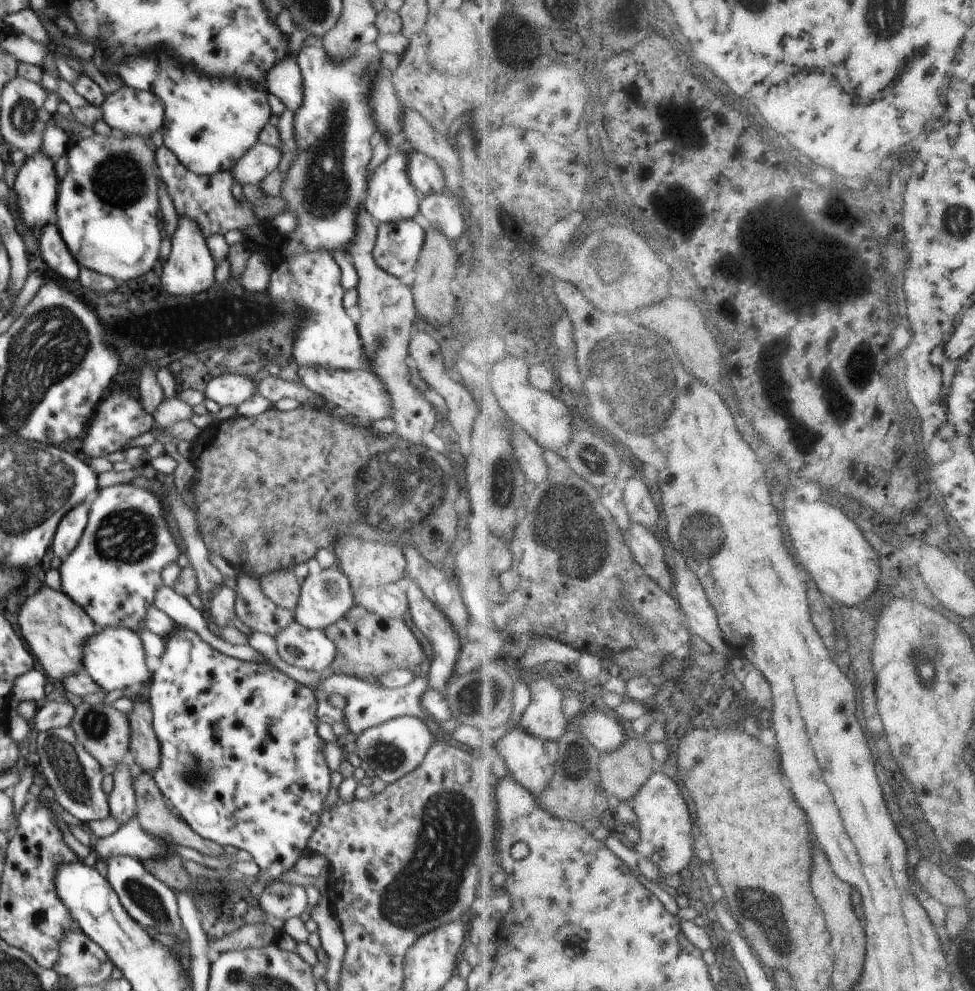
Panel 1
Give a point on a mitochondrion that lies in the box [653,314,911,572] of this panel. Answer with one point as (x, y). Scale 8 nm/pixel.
(692, 540)

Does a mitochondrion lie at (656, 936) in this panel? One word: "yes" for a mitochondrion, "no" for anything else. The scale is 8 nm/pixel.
no

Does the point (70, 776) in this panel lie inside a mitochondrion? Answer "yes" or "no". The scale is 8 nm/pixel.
yes

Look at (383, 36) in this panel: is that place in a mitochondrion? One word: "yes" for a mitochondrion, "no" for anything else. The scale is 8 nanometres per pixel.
no

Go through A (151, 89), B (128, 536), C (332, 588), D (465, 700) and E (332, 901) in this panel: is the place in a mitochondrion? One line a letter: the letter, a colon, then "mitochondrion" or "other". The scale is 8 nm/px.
A: other
B: mitochondrion
C: mitochondrion
D: mitochondrion
E: other

